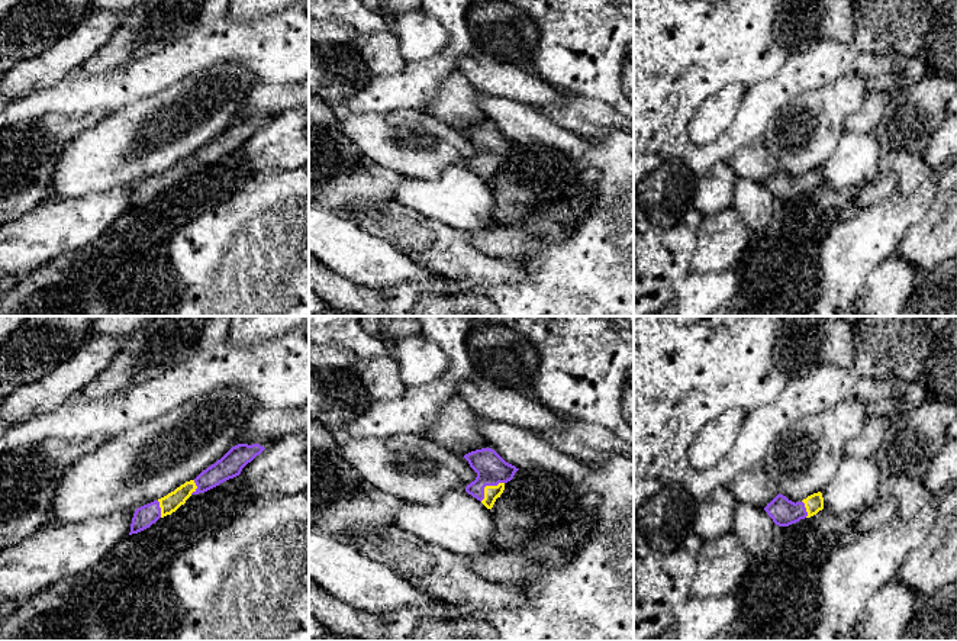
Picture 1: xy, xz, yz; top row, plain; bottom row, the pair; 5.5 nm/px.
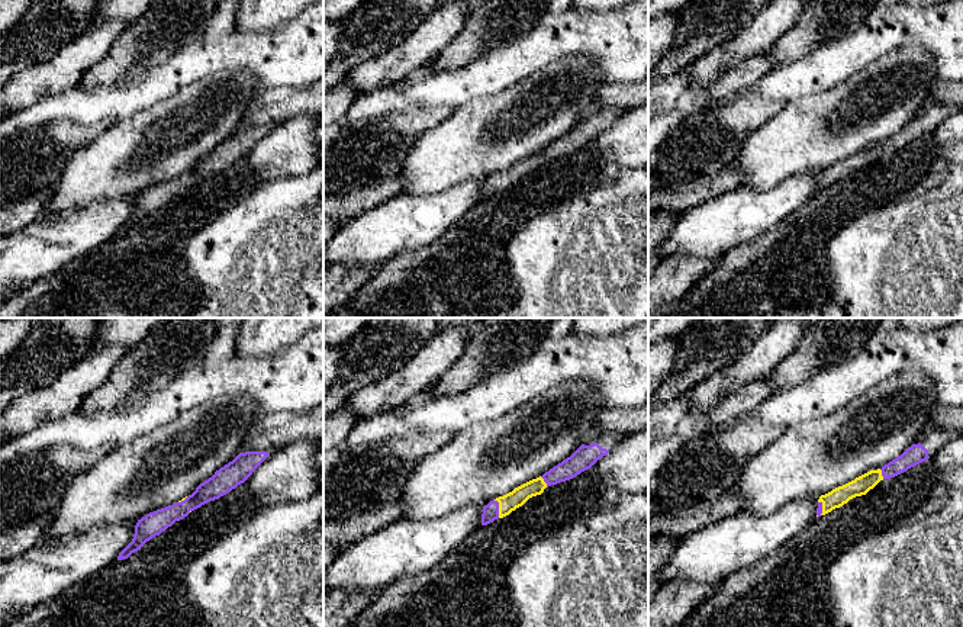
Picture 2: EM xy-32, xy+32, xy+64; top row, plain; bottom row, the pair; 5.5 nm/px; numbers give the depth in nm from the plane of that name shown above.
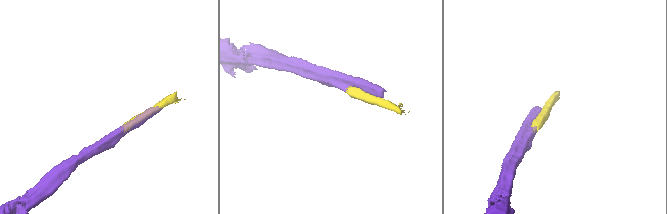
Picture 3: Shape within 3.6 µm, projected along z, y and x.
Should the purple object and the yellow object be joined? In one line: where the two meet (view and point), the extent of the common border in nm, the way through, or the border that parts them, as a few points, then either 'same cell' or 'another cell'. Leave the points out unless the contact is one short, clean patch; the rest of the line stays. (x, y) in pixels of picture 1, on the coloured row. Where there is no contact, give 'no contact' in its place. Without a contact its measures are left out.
meets purple in xz at (487, 485); contact 170 nm long; same cell

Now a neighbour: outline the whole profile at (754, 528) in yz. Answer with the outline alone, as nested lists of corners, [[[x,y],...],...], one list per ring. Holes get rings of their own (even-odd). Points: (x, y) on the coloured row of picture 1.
[[[738,503],[731,532],[754,558],[760,558],[771,545],[774,526],[776,524],[763,508]]]

